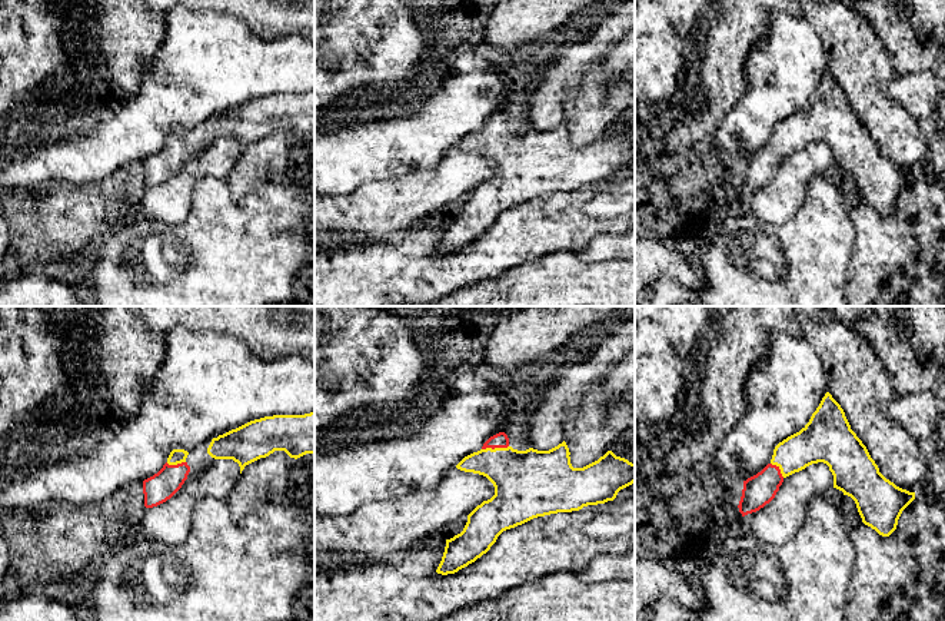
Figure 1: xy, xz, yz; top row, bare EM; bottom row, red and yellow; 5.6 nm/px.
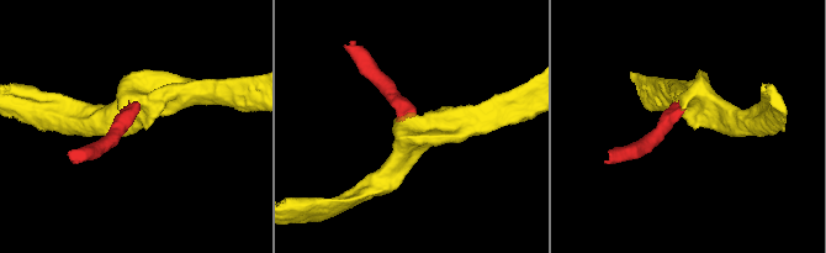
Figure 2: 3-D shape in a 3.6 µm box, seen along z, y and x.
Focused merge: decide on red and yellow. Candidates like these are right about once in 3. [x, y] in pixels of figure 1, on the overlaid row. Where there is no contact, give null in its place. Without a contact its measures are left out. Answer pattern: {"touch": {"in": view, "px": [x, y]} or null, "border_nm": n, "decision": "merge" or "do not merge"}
{"touch": {"in": "xz", "px": [495, 447]}, "border_nm": 150, "decision": "merge"}

